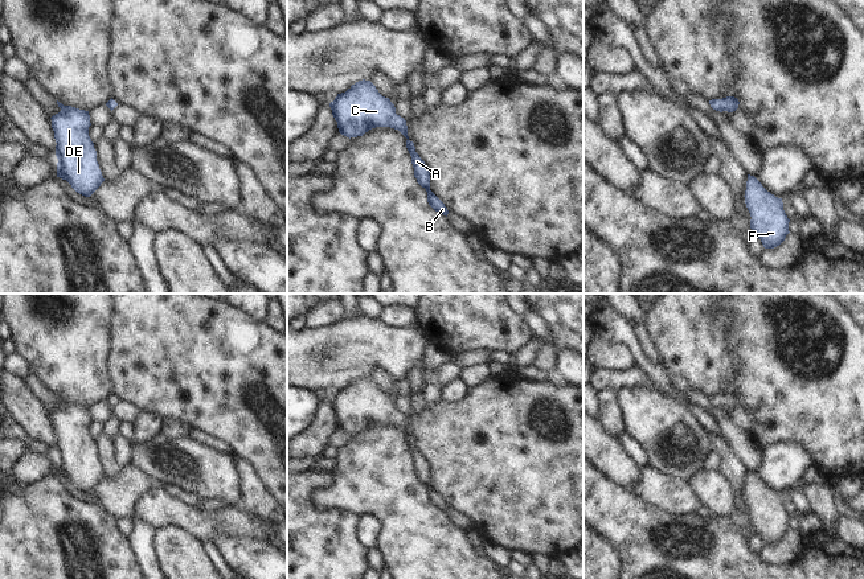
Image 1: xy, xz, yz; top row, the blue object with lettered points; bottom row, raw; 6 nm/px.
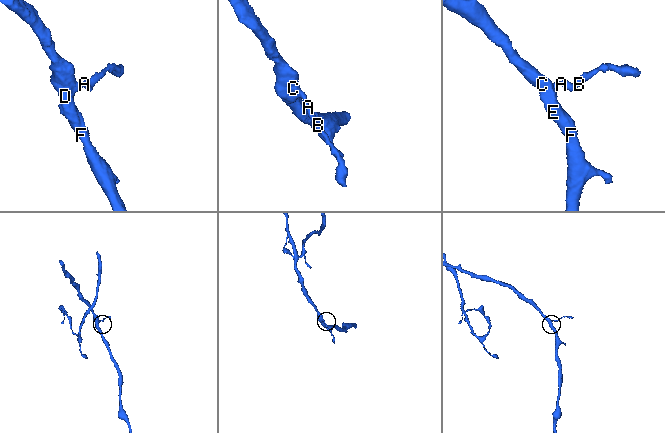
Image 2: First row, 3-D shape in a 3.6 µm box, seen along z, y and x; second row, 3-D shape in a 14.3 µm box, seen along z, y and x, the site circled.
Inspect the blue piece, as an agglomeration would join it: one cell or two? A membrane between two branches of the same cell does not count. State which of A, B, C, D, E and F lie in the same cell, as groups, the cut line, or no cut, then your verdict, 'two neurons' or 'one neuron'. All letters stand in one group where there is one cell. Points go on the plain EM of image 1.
A B C D E F; no cut; one neuron

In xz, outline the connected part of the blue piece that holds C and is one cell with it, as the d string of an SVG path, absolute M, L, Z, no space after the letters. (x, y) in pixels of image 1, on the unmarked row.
M363 375L345 389L337 390L329 403L337 418L339 428L349 435L363 432L376 423L398 426L408 435L406 444L411 452L414 473L426 485L429 501L447 513L447 504L430 486L430 467L415 448L414 439L409 436L406 416L396 410L396 403L389 394L382 393L370 377Z

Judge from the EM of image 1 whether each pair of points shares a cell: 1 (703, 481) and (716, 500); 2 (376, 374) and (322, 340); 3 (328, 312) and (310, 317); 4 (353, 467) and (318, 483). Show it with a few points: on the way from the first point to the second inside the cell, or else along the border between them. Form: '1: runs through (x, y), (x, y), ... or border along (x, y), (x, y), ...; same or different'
1: runs through (707, 485), (716, 496); same
2: border along (369, 370), (380, 366), (392, 380); different
3: runs through (324, 313), (314, 317); same
4: border along (330, 472), (331, 483), (314, 493), (314, 501); different

